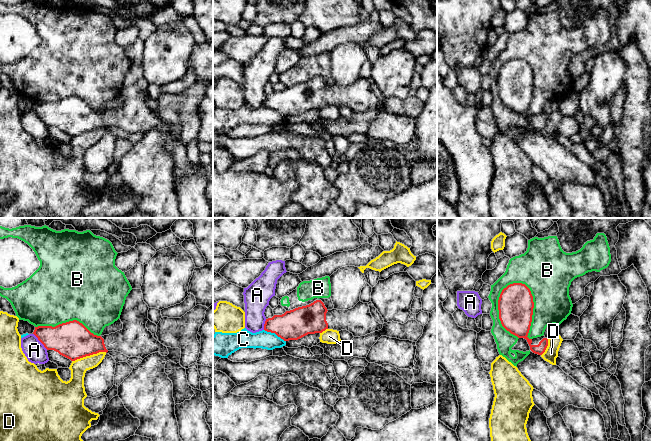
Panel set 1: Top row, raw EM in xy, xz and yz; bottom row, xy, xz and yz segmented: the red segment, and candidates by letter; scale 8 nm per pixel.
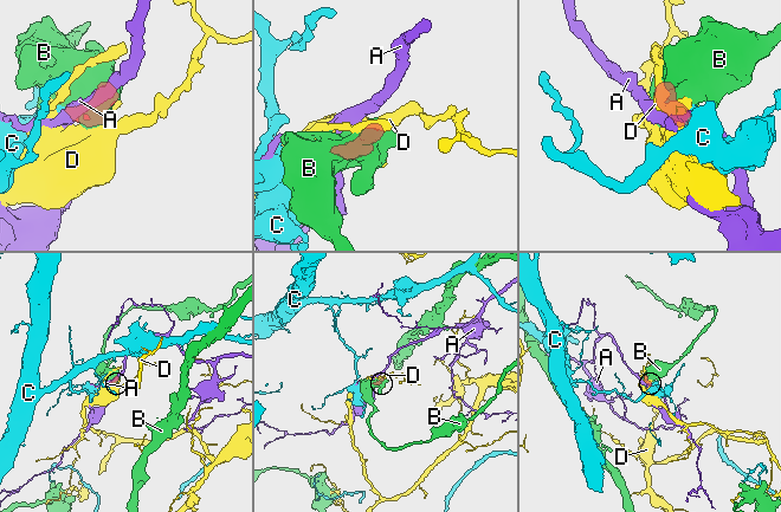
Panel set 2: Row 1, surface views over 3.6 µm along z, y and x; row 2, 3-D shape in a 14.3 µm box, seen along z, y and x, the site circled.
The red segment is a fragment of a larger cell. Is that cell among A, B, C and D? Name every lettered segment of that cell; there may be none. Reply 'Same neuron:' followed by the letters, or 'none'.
Same neuron: none

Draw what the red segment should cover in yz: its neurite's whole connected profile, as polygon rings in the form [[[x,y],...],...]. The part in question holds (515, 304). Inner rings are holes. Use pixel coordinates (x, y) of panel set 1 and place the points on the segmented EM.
[[[522,283],[508,285],[502,290],[498,300],[499,319],[502,326],[518,338],[526,339],[533,353],[542,355],[548,346],[548,339],[544,335],[533,339],[527,337],[533,308],[531,291]]]

